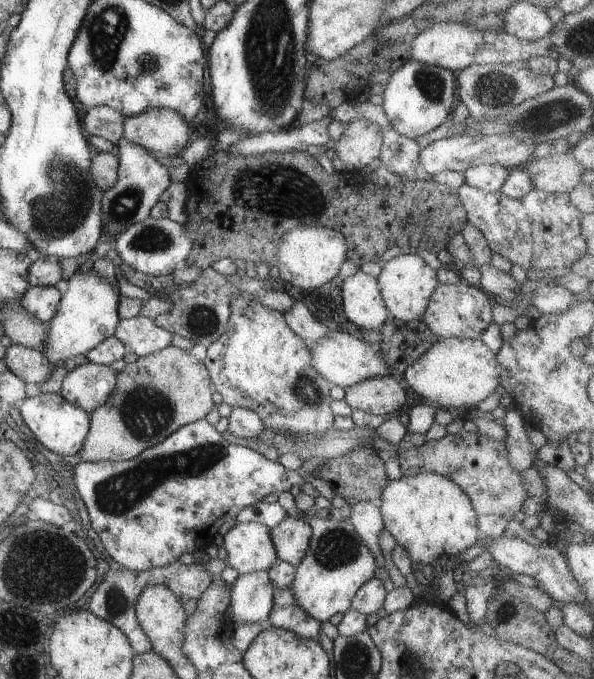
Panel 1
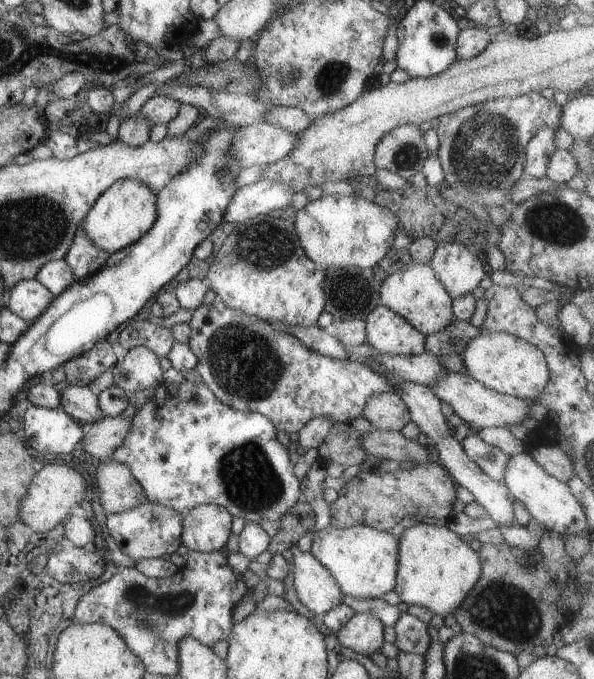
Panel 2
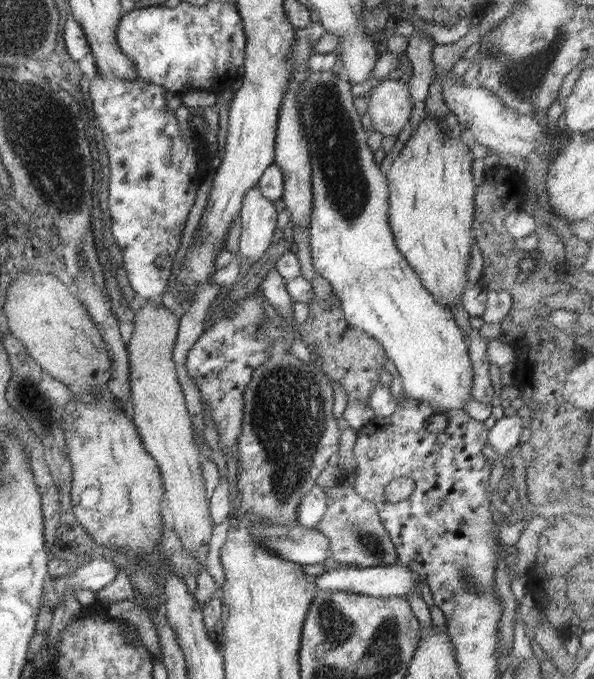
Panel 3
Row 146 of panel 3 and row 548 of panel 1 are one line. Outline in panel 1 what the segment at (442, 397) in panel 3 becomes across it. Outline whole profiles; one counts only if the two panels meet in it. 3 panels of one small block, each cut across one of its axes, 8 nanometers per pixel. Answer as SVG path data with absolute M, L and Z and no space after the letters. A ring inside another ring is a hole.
M312 517L308 524L312 534L306 556L295 566L295 577L289 586L298 604L312 618L323 623L338 612L346 612L358 589L376 574L377 562L370 549L349 521Z

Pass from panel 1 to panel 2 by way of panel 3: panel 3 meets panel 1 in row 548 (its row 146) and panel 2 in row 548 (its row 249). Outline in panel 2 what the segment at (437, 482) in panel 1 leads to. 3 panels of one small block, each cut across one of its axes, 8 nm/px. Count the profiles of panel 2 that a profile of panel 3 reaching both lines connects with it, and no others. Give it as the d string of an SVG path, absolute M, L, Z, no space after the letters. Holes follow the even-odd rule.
M445 522L430 526L426 523L414 524L412 528L405 528L402 536L398 538L398 570L395 575L394 591L398 598L409 606L426 607L433 615L442 617L446 614L454 615L481 576L481 561L477 552L472 550L468 540L449 530Z

